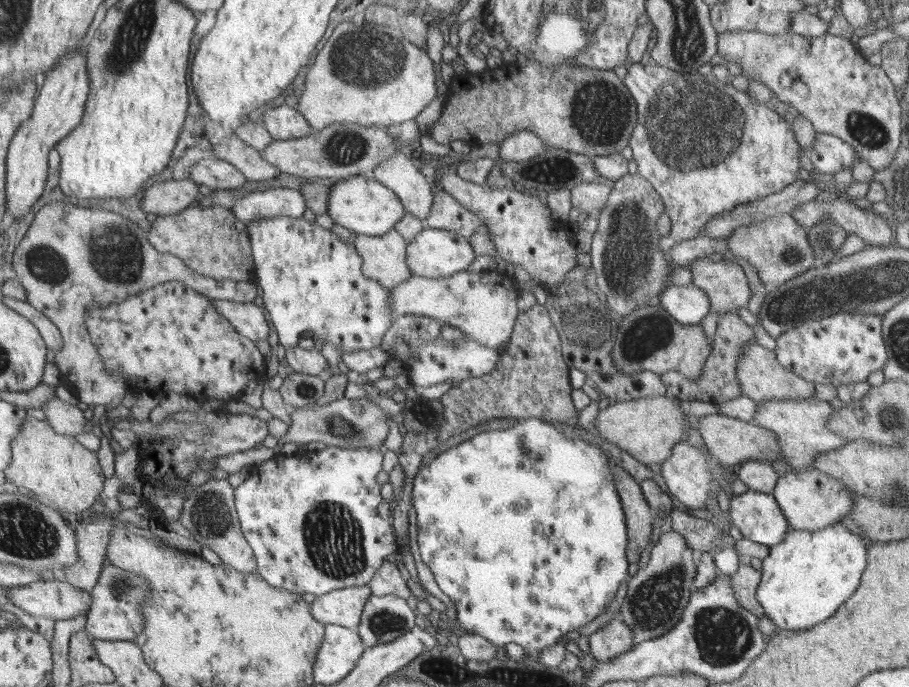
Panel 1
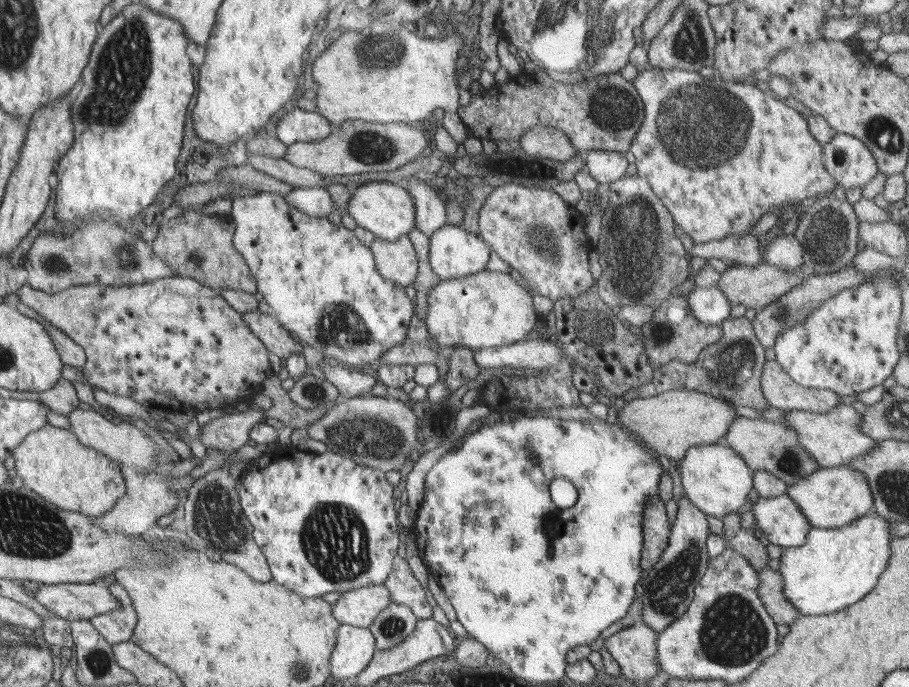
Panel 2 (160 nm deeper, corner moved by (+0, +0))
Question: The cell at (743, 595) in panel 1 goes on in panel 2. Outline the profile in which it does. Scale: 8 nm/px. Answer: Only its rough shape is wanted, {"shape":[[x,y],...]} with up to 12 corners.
{"shape":[[757,573],[758,592],[776,625],[790,627],[800,616],[785,597],[782,575]]}

